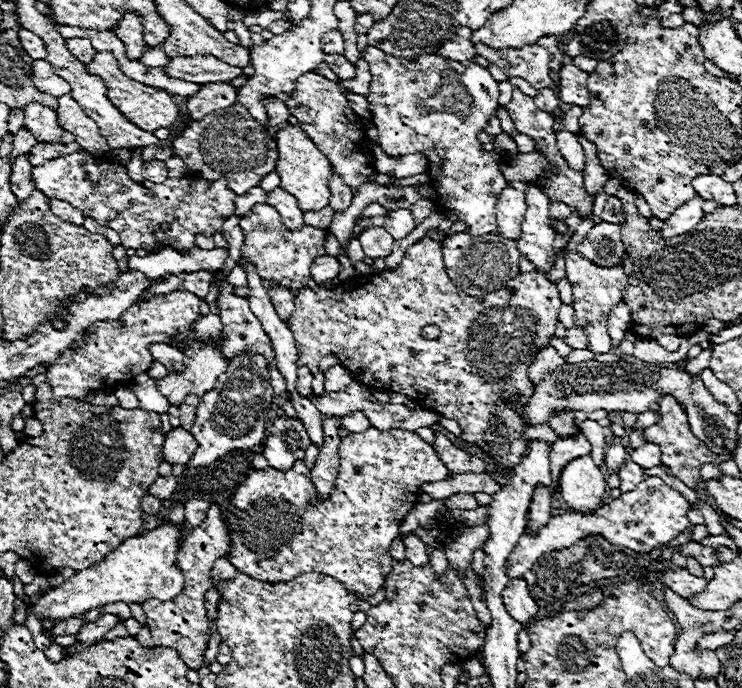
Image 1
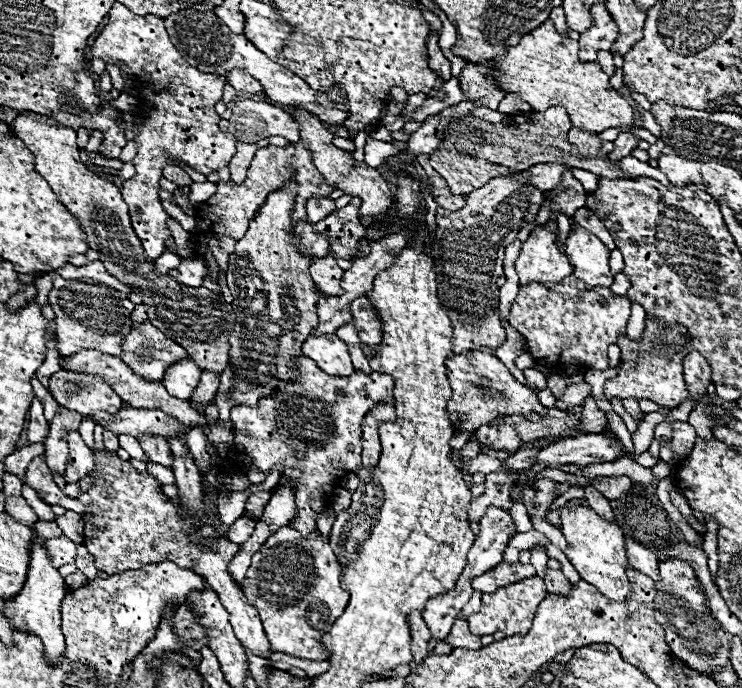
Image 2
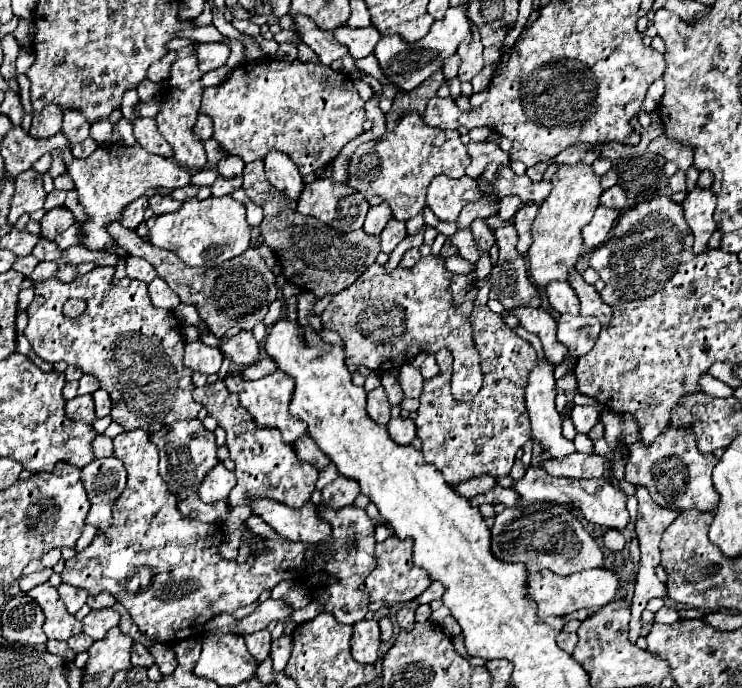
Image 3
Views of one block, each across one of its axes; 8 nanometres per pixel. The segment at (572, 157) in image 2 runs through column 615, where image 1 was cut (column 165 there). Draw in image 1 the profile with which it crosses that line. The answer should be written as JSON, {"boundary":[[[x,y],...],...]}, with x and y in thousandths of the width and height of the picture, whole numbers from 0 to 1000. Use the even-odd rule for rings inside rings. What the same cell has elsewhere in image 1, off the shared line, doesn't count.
{"boundary":[[[199,233],[199,235],[194,235],[191,256],[205,265],[221,265],[226,259],[226,244],[218,233]]]}

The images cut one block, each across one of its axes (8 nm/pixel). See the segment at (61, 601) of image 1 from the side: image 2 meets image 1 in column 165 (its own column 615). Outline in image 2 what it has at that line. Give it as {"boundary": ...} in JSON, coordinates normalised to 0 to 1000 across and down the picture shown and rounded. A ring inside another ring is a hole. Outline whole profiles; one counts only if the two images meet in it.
{"boundary":[[[757,738],[755,756],[757,756],[755,770],[760,773],[765,788],[763,808],[782,831],[784,843],[803,852],[822,872],[830,872],[830,875],[844,872],[852,858],[844,837],[846,805],[844,805],[844,782],[838,770],[827,759],[817,759],[801,741],[792,741],[792,738],[774,738],[774,741]]]}

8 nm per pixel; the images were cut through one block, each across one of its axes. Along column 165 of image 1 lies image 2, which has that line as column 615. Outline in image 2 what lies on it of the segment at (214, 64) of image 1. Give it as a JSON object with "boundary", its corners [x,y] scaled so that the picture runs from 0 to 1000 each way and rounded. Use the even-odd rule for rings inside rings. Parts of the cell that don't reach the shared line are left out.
{"boundary":[[[817,73],[806,76],[806,93],[809,93],[809,99],[811,99],[819,110],[825,110],[825,108],[830,105],[830,96],[827,96],[827,90],[825,90],[825,78],[817,76]]]}

